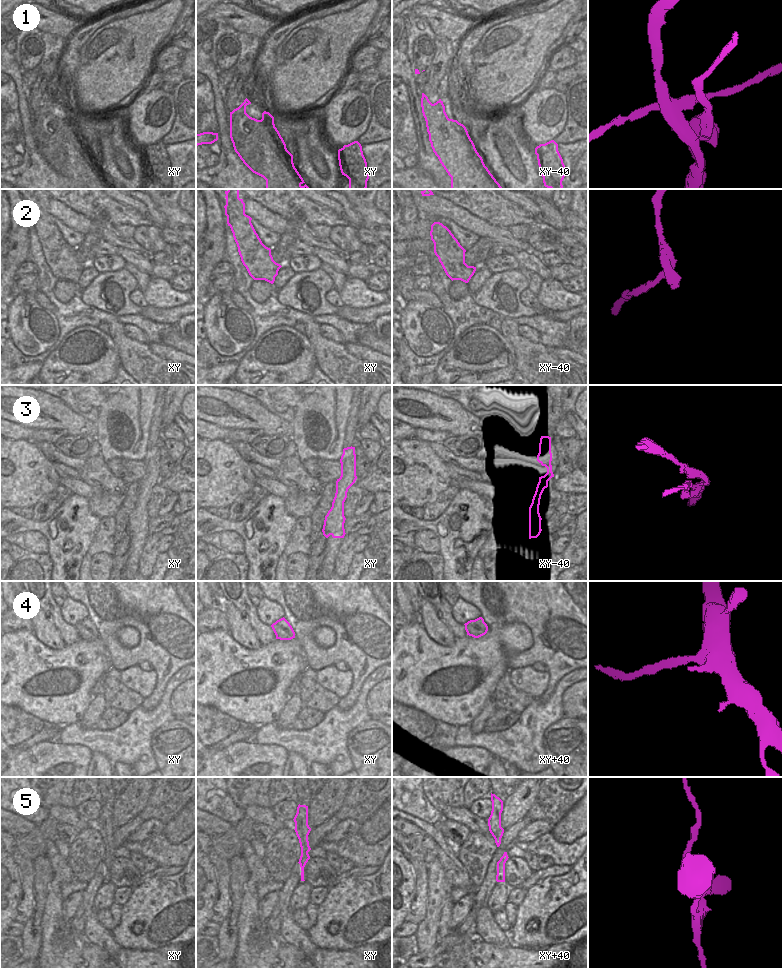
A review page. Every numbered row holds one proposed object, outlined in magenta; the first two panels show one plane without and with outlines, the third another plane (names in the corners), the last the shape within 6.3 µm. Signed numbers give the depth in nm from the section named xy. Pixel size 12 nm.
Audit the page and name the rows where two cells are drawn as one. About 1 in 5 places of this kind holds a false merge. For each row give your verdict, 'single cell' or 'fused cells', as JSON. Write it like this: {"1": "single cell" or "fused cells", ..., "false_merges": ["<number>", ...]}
{"1": "fused cells", "2": "single cell", "3": "fused cells", "4": "fused cells", "5": "single cell", "false_merges": ["1", "3", "4"]}

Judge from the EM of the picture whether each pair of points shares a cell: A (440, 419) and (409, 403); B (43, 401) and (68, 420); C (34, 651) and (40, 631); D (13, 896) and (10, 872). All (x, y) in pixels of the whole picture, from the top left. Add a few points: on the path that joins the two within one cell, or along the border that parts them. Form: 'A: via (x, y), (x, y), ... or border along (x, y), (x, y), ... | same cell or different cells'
A: via (432, 412), (417, 408) | same cell
B: via (49, 407), (62, 418) | same cell
C: border along (32, 632), (47, 646), (58, 649) | different cells
D: via (10, 890), (10, 878) | same cell

